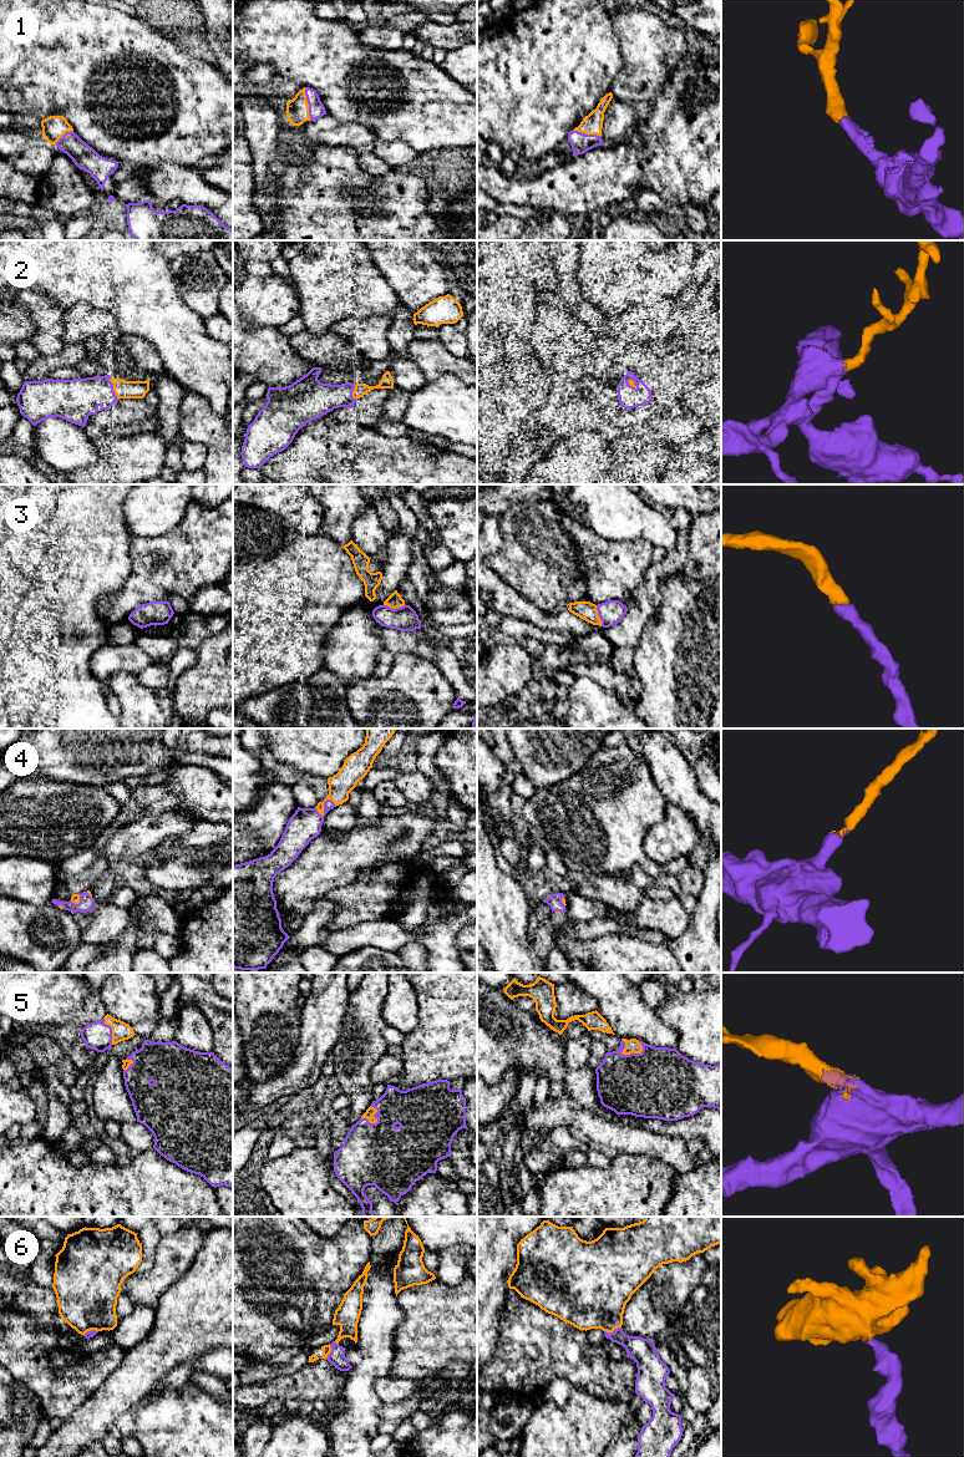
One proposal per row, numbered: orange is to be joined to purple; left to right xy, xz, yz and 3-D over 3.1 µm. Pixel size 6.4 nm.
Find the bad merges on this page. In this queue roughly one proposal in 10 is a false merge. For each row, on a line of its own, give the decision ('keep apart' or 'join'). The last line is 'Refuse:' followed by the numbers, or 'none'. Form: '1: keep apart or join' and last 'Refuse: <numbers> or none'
1: join
2: join
3: join
4: join
5: join
6: join
Refuse: none

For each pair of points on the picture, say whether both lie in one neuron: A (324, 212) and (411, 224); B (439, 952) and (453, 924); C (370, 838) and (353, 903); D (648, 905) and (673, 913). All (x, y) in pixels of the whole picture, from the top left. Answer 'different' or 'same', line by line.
A: same
B: same
C: different
D: same

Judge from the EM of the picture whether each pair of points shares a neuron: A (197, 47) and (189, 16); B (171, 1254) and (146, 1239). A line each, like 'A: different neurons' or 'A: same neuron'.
A: same neuron
B: different neurons

